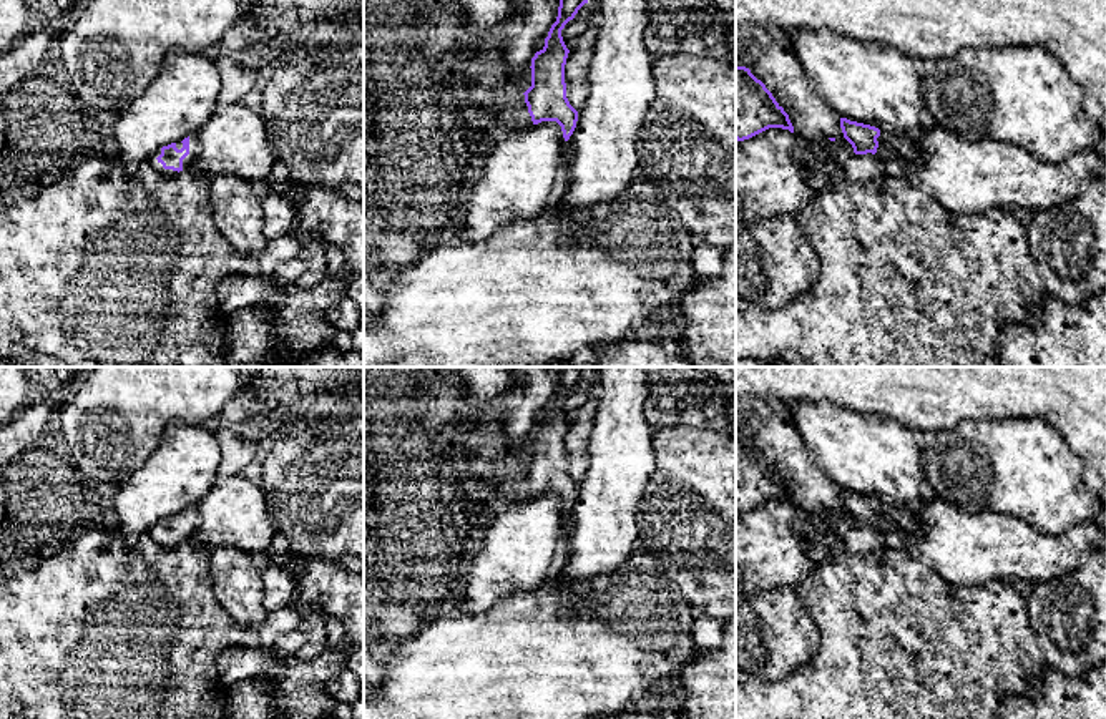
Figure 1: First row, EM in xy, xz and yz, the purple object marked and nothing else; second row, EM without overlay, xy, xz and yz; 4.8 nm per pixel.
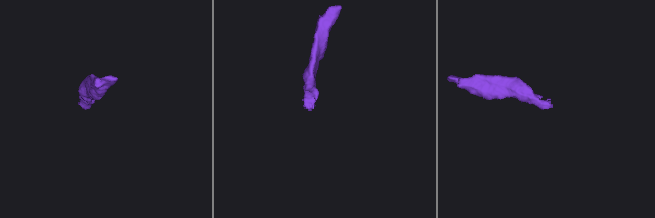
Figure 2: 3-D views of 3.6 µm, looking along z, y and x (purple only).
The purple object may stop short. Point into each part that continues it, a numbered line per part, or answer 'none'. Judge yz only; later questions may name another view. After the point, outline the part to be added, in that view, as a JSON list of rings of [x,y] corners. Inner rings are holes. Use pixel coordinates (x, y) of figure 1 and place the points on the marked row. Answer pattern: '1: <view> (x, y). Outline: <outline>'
1: yz (902, 143). Outline: [[[880,135],[877,141],[888,141],[907,159],[915,159],[918,154],[913,143],[905,135]]]

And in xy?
1: xy (151, 160). Outline: [[[158,149],[154,154],[151,154],[151,156],[148,158],[148,163],[151,164],[151,168],[153,168],[154,171],[158,171],[159,174],[163,174],[163,176],[176,176],[178,171],[164,169],[163,164],[156,159],[159,154],[161,154],[161,149]]]

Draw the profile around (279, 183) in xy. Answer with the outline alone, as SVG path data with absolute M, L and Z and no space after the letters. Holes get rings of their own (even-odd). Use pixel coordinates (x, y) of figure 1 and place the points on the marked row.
M284 173L276 174L262 188L267 188L271 191L276 191L277 194L287 196L291 201L294 201L297 196L297 188Z

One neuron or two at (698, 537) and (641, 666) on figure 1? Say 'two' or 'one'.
one

